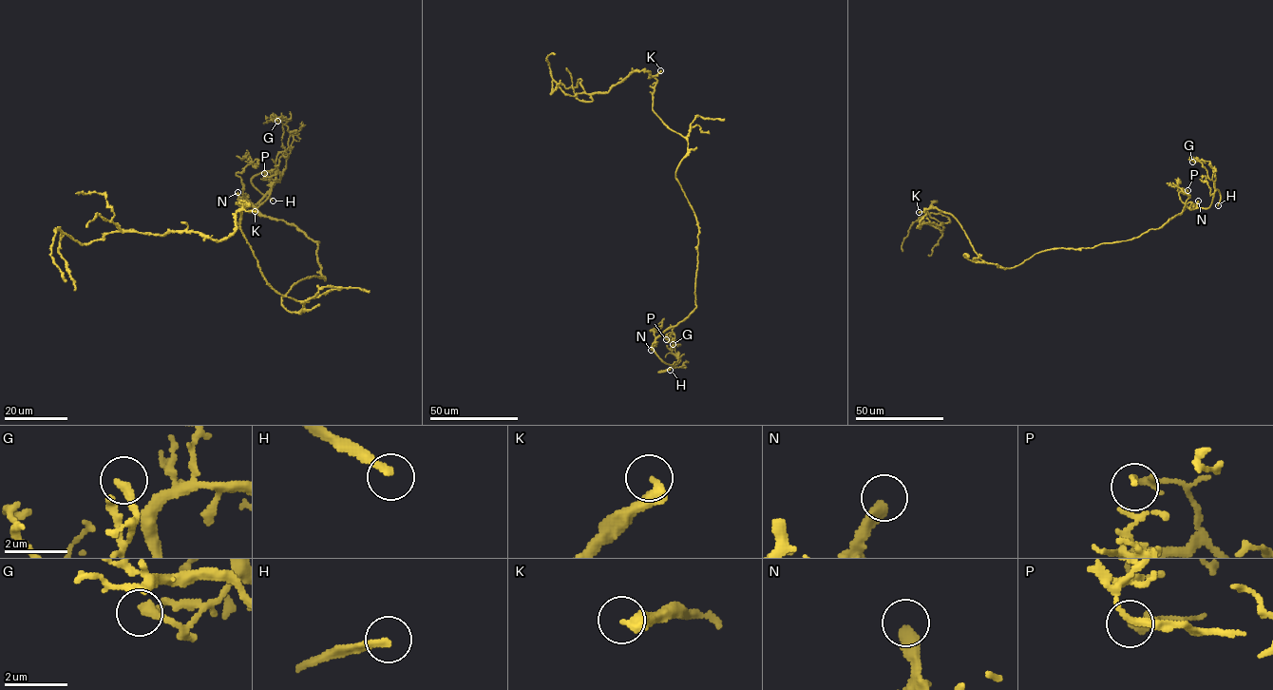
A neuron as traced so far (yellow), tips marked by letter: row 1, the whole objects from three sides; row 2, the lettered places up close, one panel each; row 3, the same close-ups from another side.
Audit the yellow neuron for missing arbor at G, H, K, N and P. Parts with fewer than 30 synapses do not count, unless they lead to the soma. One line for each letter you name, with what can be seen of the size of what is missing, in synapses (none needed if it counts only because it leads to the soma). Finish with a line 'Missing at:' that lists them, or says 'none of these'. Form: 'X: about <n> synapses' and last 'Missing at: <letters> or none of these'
N: about 80 synapses
Missing at: H, N

